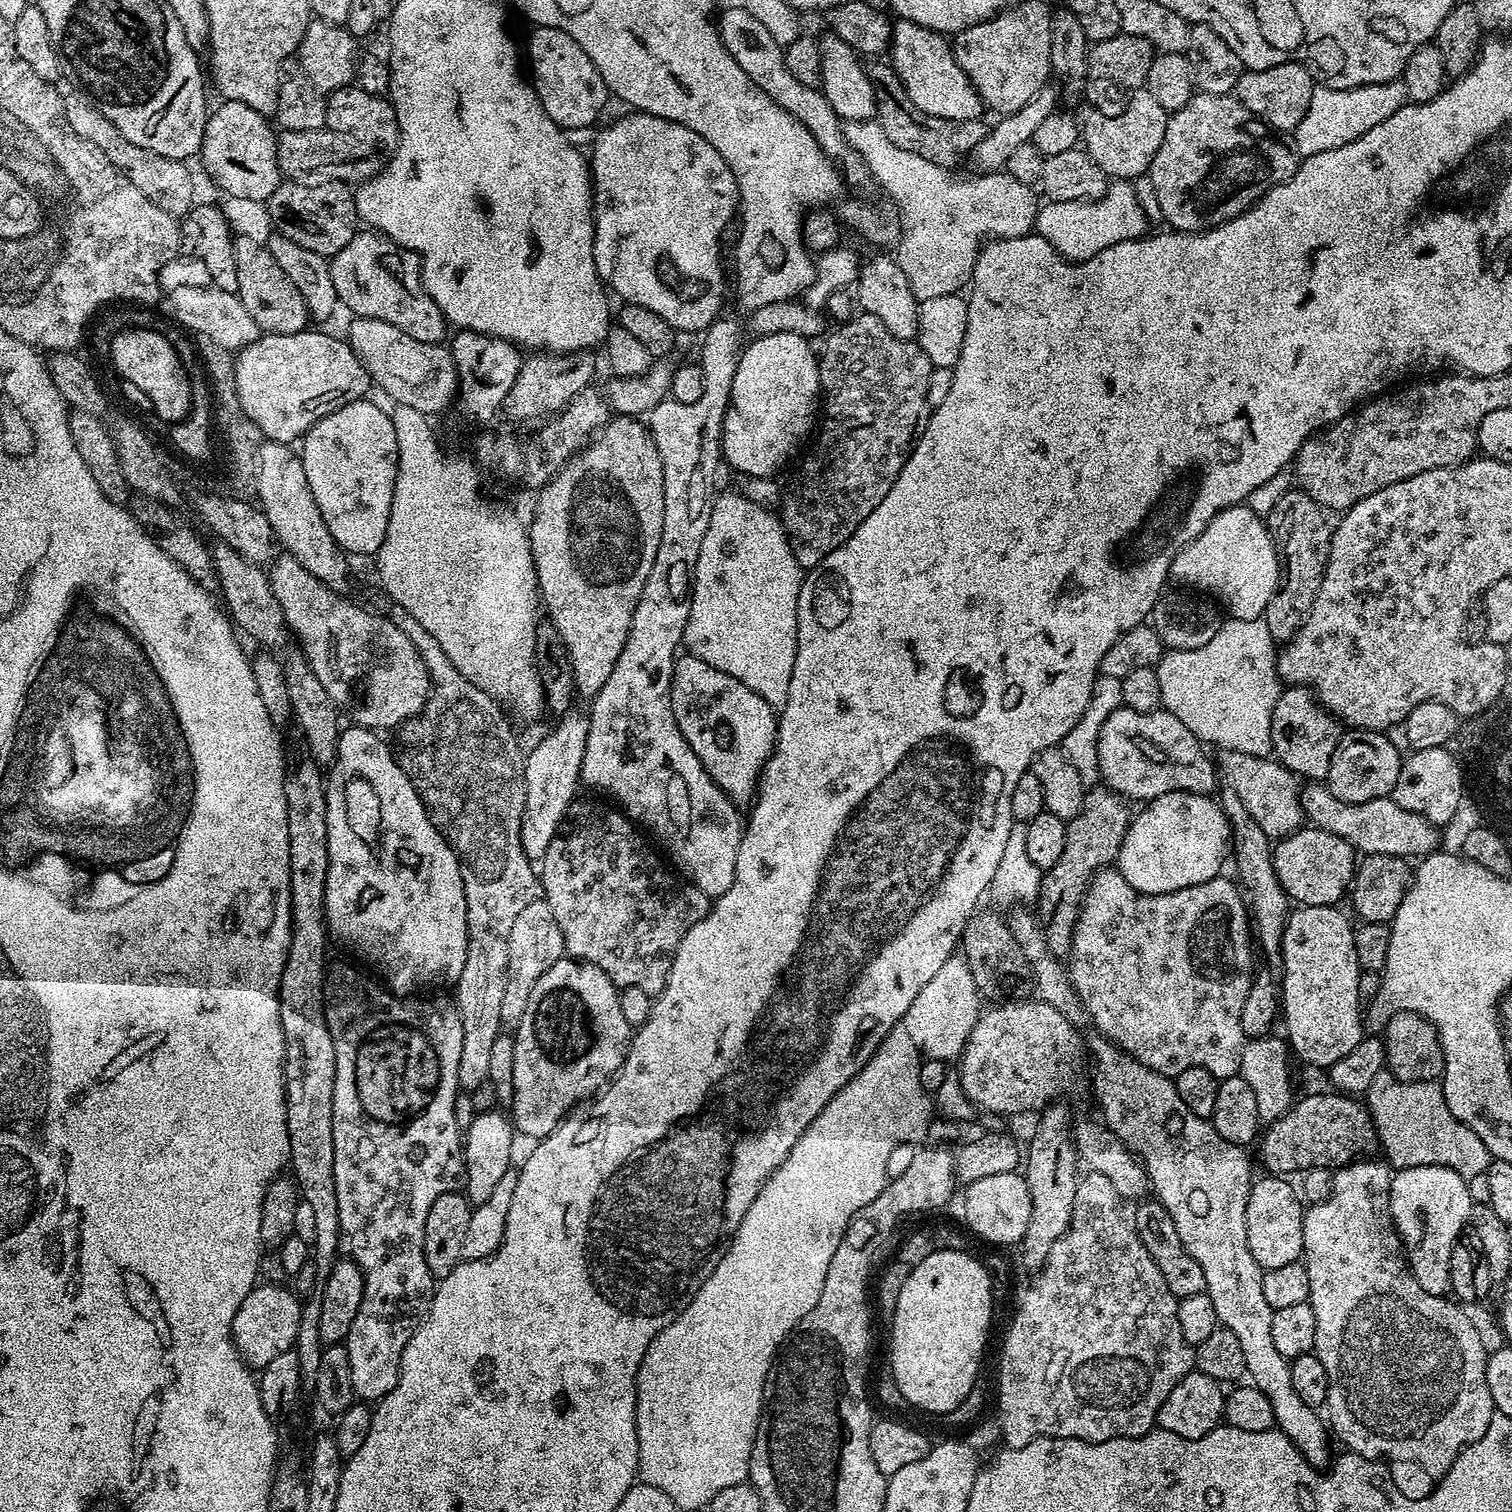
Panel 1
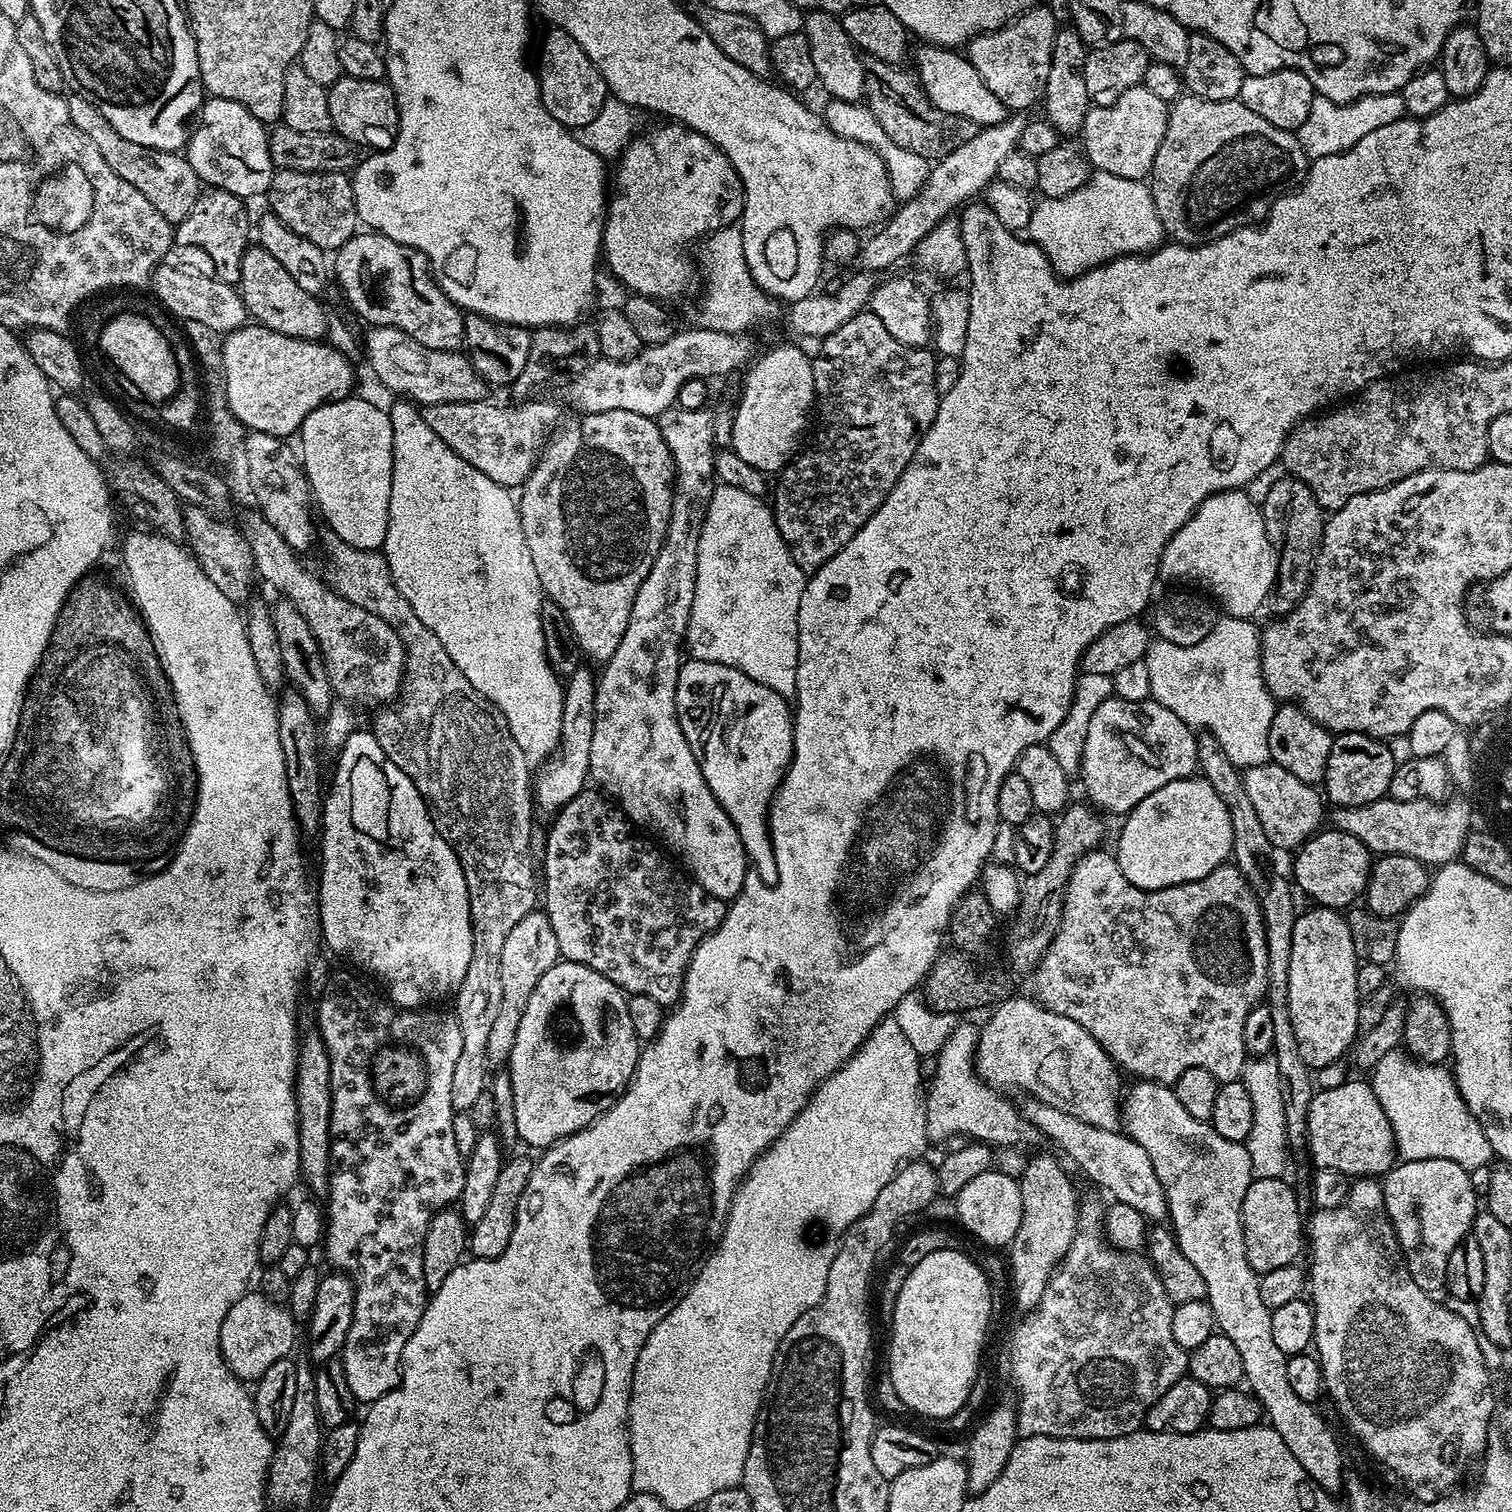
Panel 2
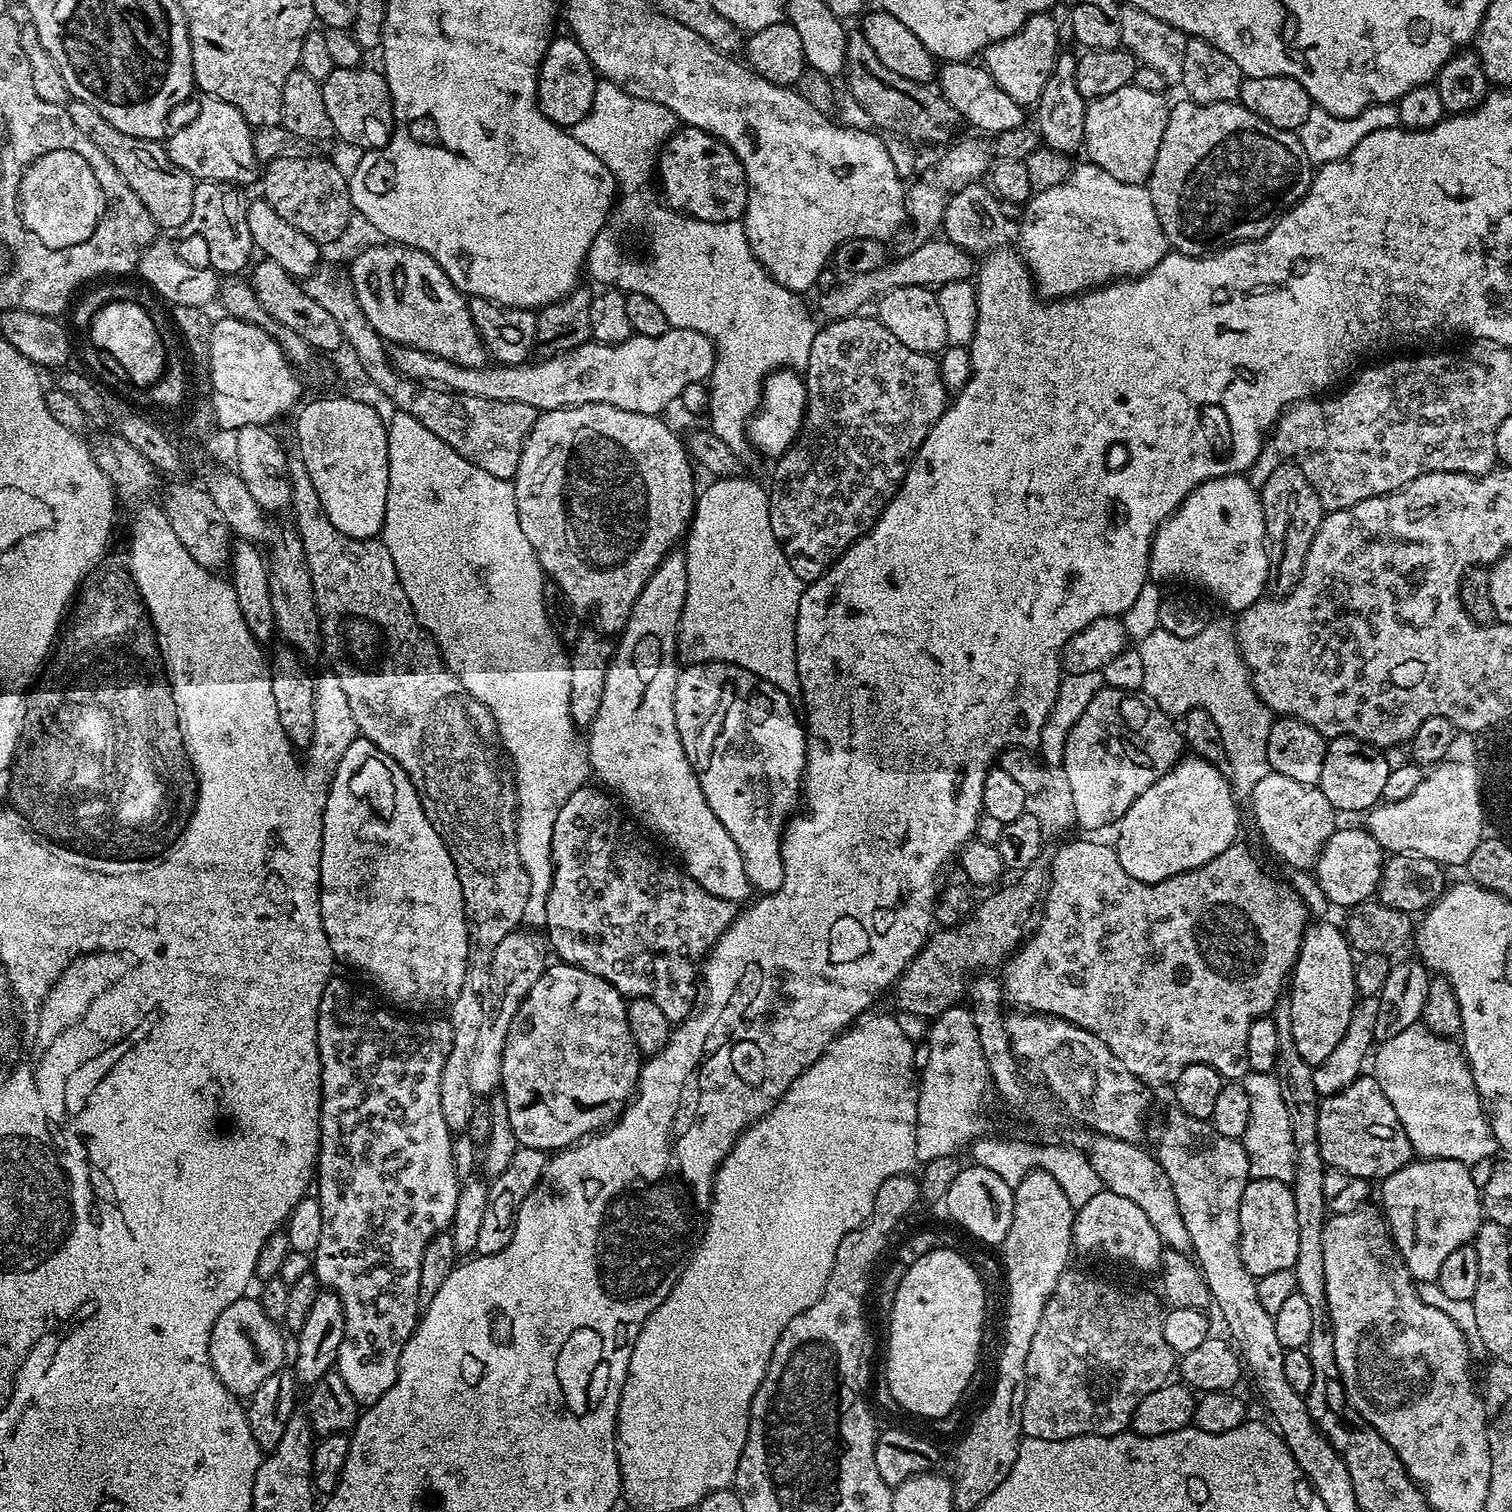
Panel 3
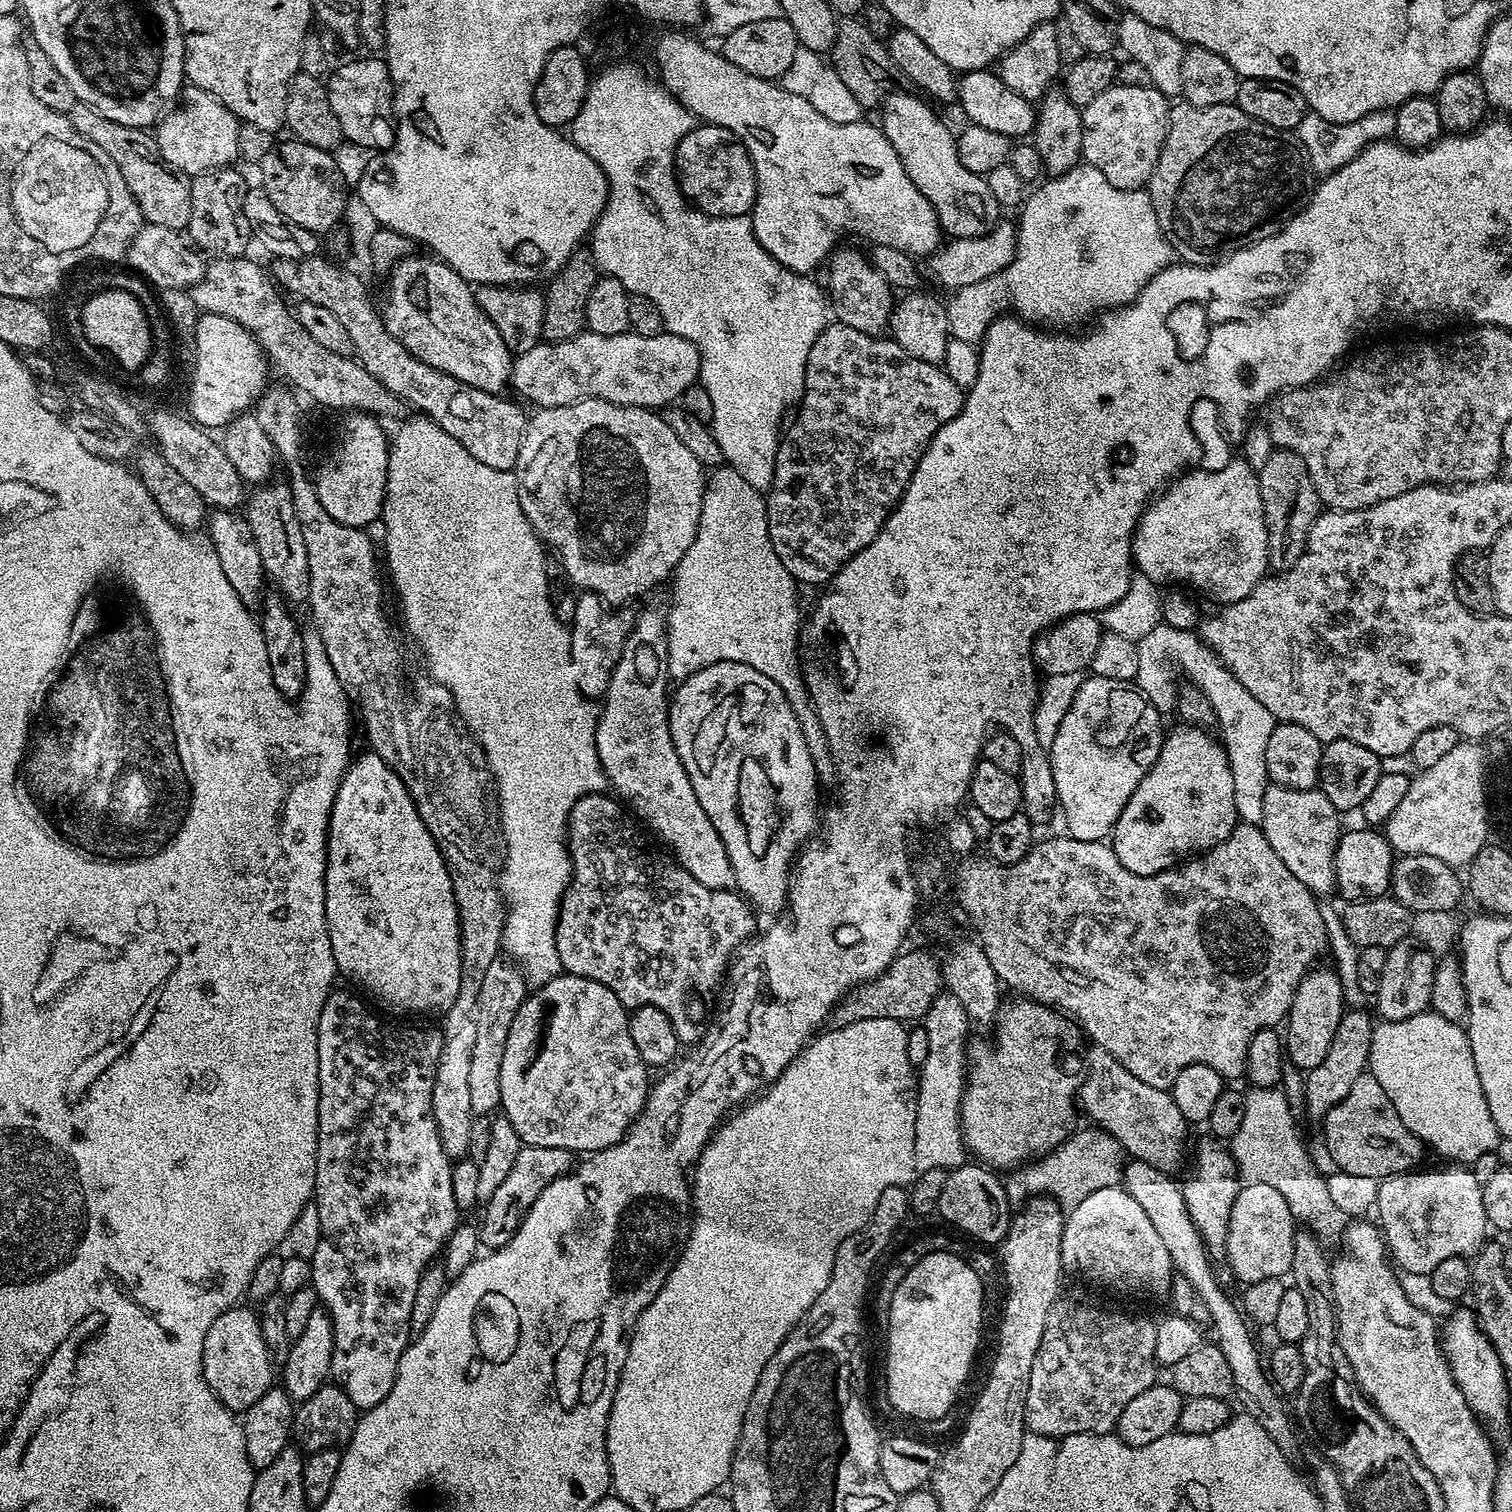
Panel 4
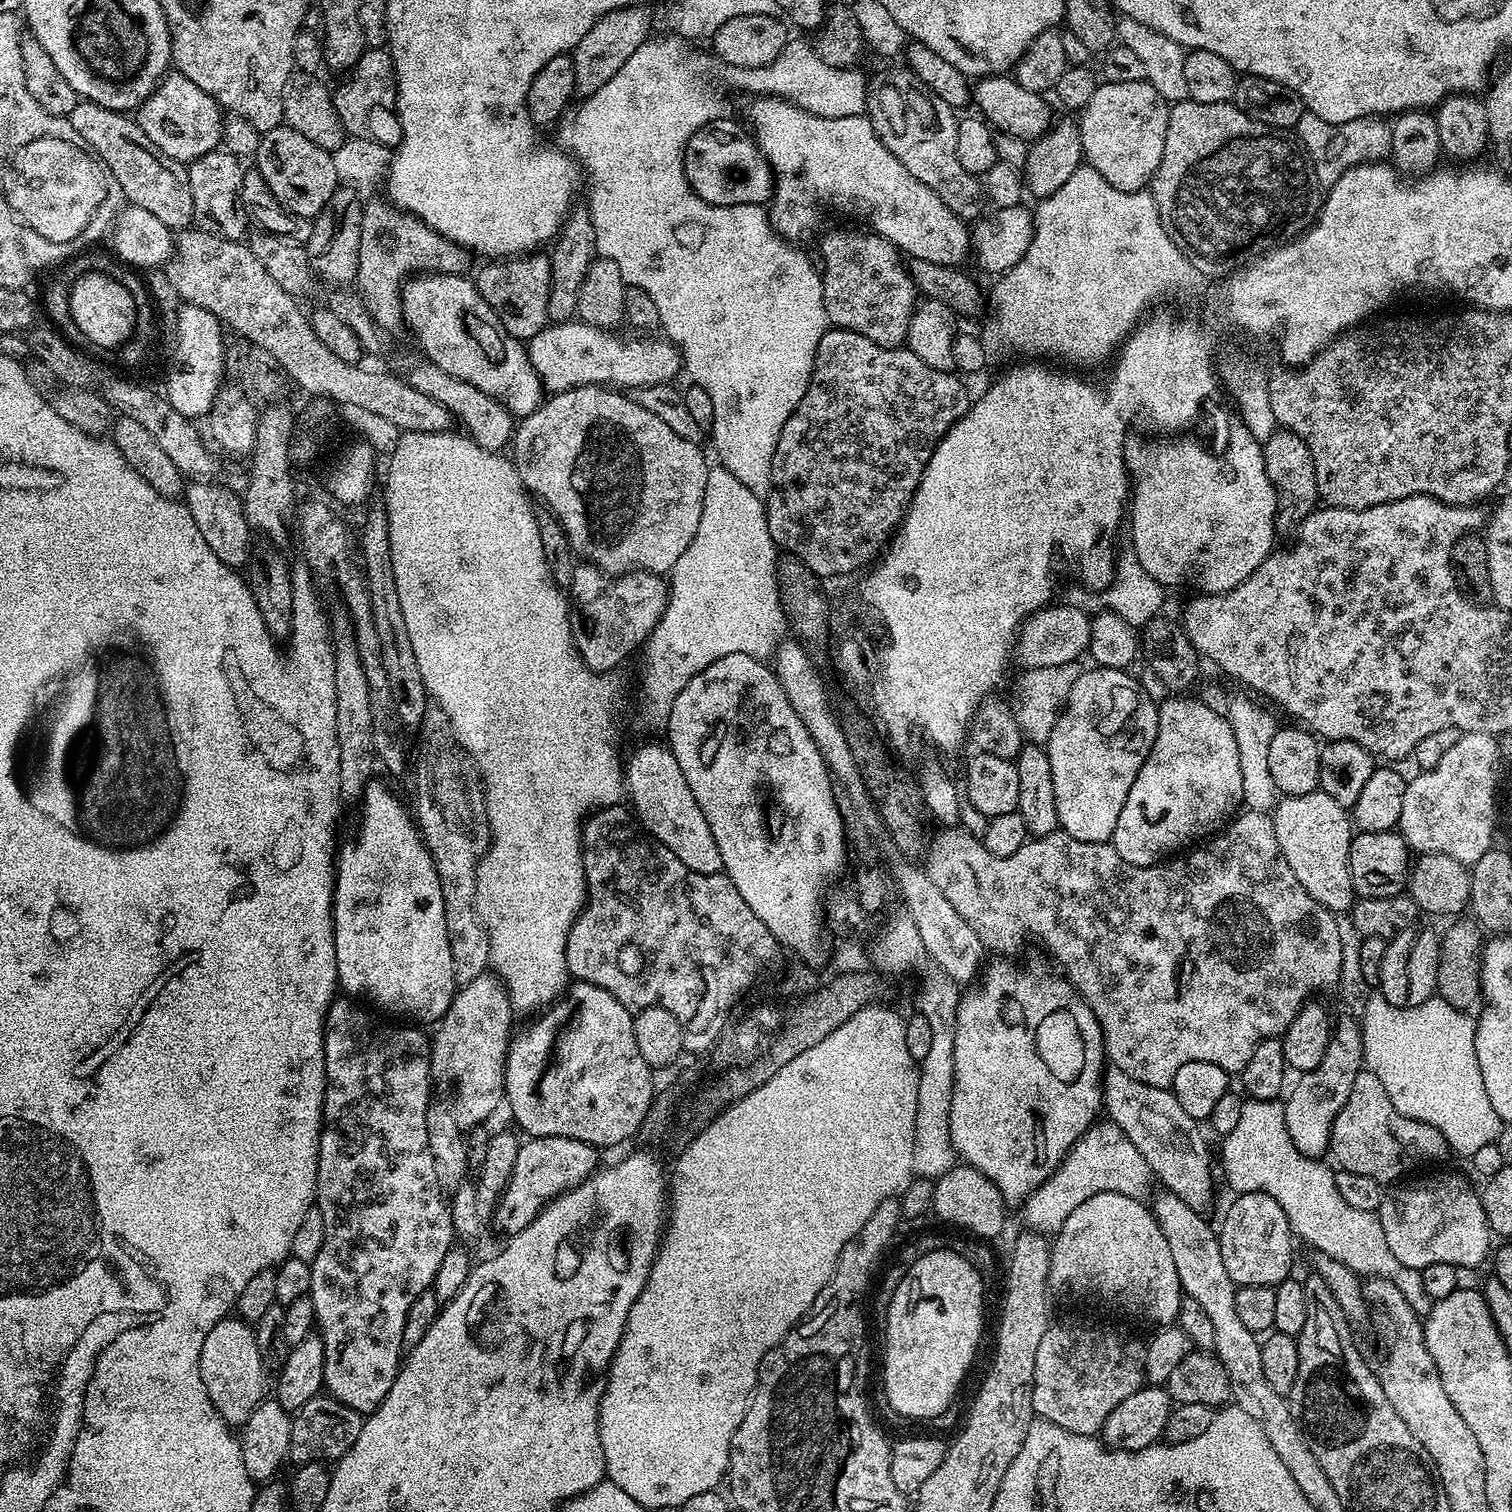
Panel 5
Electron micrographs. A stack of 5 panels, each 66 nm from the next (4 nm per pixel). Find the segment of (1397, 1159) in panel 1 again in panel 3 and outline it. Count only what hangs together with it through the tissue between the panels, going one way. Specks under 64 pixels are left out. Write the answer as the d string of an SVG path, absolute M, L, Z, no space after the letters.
M1417 1026L1394 1034L1394 1038L1383 1041L1376 1052L1374 1075L1382 1094L1390 1098L1402 1130L1412 1143L1413 1153L1417 1157L1430 1160L1457 1160L1471 1165L1479 1160L1495 1157L1498 1152L1496 1137L1492 1134L1486 1109L1480 1103L1480 1095L1474 1086L1472 1072L1461 1045L1447 1036L1435 1036L1428 1028Z

